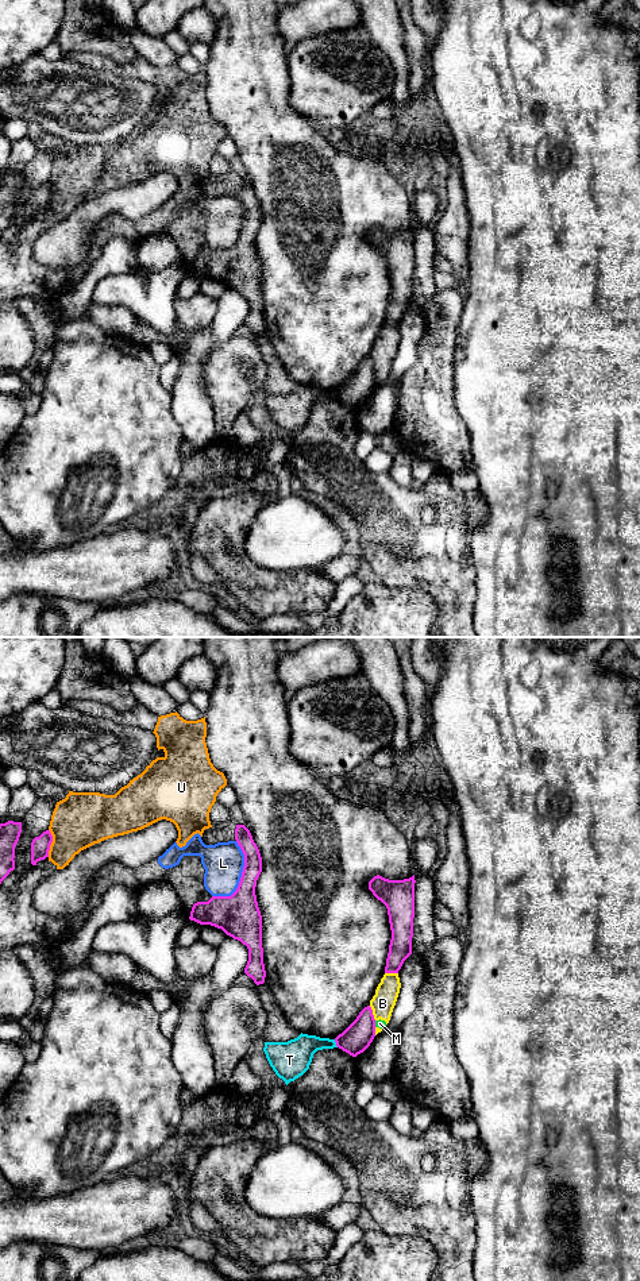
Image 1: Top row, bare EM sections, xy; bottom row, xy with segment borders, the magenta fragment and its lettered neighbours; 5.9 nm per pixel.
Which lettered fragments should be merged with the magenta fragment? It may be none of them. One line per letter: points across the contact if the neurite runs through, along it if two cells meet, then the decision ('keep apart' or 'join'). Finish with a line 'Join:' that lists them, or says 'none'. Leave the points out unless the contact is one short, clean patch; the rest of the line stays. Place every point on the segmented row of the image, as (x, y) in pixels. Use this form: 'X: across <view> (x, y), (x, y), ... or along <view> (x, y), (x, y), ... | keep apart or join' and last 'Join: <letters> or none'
B: keep apart
L: keep apart
M: along xy (374, 1021), (376, 1026) | keep apart
T: along xy (334, 1040), (338, 1046) | keep apart
U: keep apart
Join: none

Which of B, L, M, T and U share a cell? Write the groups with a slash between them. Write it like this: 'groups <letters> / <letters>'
groups B M / L U / T

